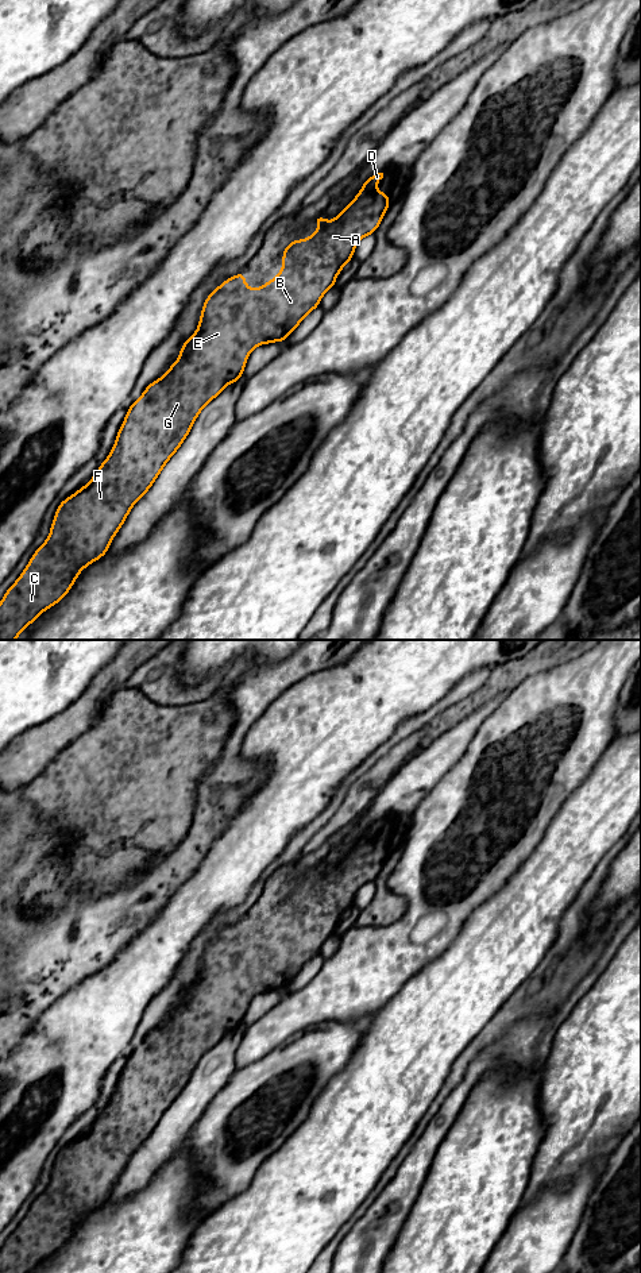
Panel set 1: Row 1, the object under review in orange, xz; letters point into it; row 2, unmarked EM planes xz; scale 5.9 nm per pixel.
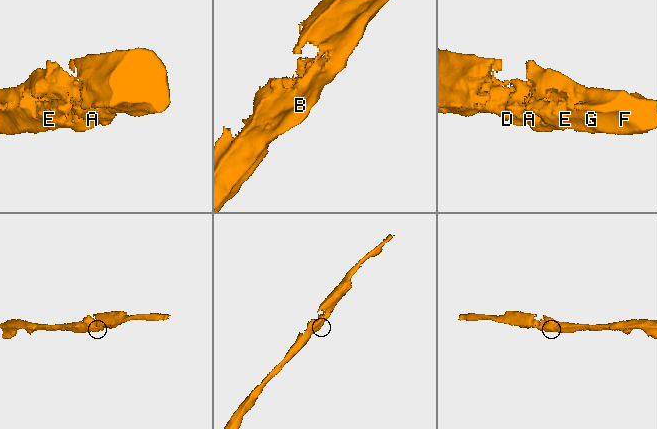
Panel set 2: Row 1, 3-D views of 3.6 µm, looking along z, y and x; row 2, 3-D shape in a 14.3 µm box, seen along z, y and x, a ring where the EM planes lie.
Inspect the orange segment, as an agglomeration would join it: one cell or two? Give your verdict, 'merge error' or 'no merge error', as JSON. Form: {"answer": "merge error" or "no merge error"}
{"answer": "no merge error"}

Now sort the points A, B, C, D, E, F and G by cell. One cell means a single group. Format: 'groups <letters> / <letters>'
groups A B C D E F G

